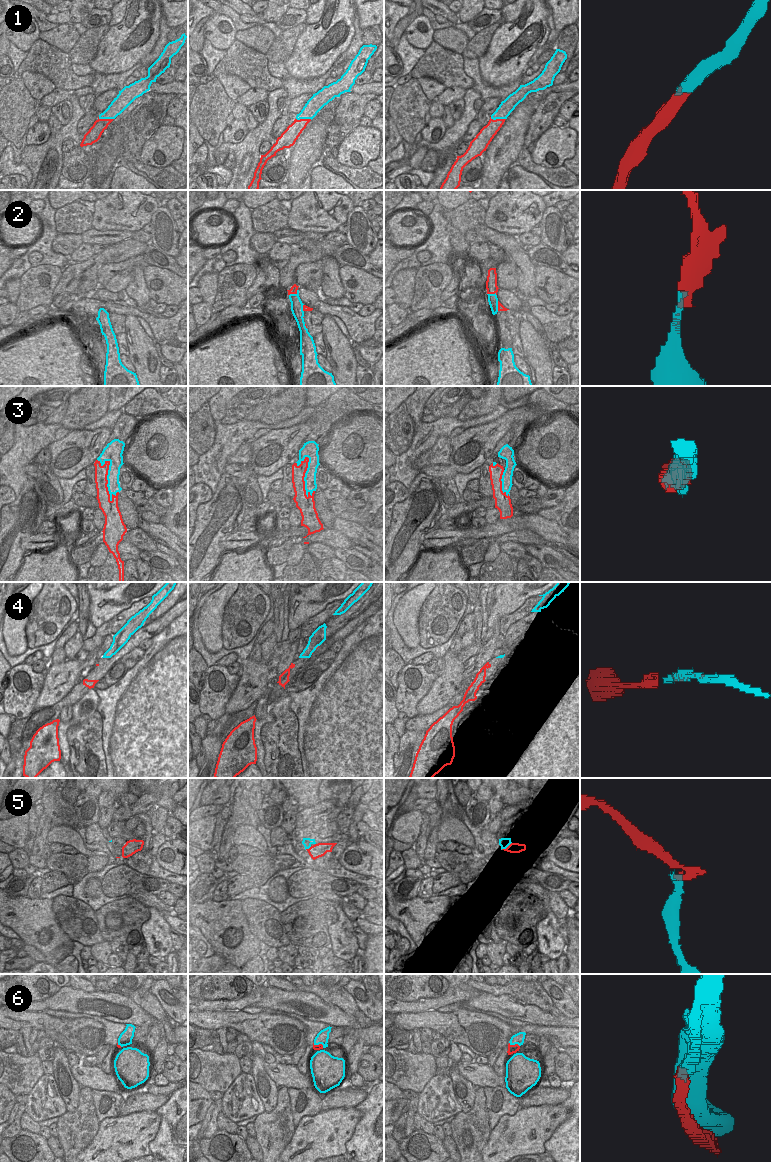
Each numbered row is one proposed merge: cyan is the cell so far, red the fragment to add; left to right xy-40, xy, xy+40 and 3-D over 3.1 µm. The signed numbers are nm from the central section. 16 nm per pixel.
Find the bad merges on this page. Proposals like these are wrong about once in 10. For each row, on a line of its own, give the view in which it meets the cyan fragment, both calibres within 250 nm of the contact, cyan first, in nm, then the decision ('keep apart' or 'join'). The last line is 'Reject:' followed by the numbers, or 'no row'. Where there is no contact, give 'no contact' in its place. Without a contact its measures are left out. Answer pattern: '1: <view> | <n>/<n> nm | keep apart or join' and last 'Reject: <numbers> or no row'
1: xy-40 | 240/200 nm | join
2: xy | 190/120 nm | join
3: xy-40 | 200/220 nm | join
4: xy | 220/30 nm | join
5: xy+40 | 160/160 nm | keep apart
6: xy+40 | 170/130 nm | join
Reject: 5

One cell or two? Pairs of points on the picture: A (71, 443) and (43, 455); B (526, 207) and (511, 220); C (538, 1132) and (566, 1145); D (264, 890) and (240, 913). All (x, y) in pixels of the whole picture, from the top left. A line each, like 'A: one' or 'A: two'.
A: two
B: one
C: two
D: two

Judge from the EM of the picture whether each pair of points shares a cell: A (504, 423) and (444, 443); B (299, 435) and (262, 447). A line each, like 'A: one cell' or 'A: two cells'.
A: two cells
B: one cell

